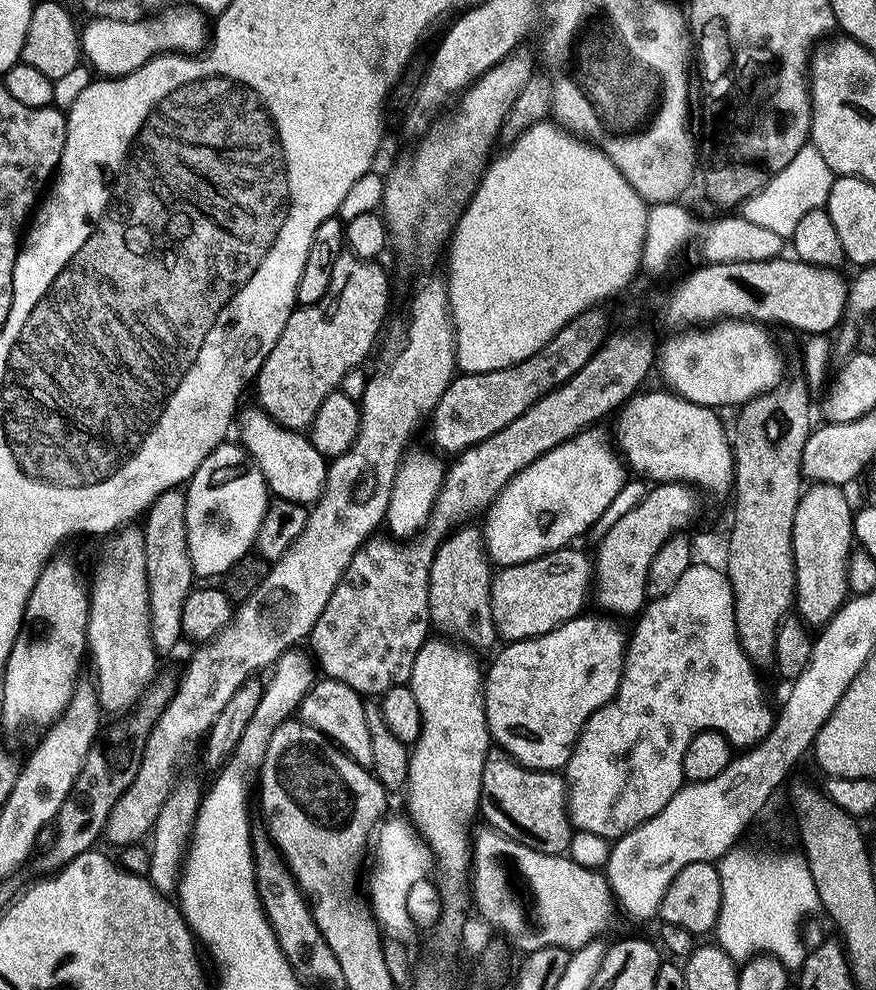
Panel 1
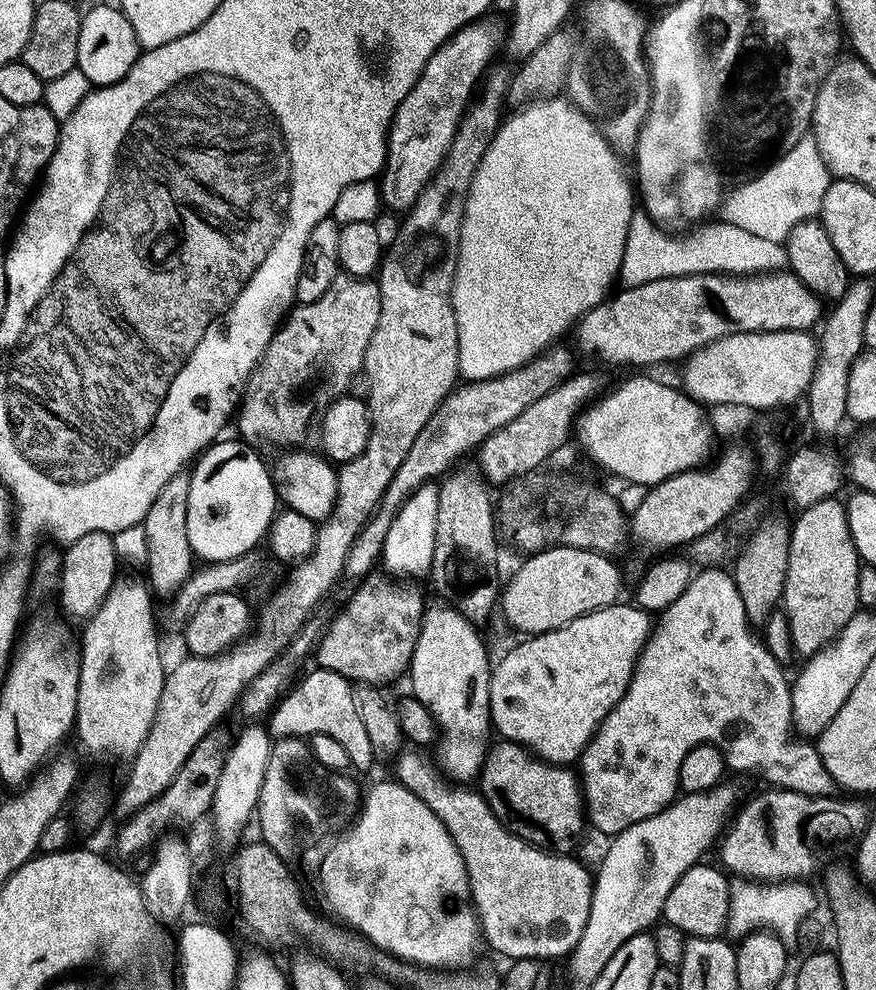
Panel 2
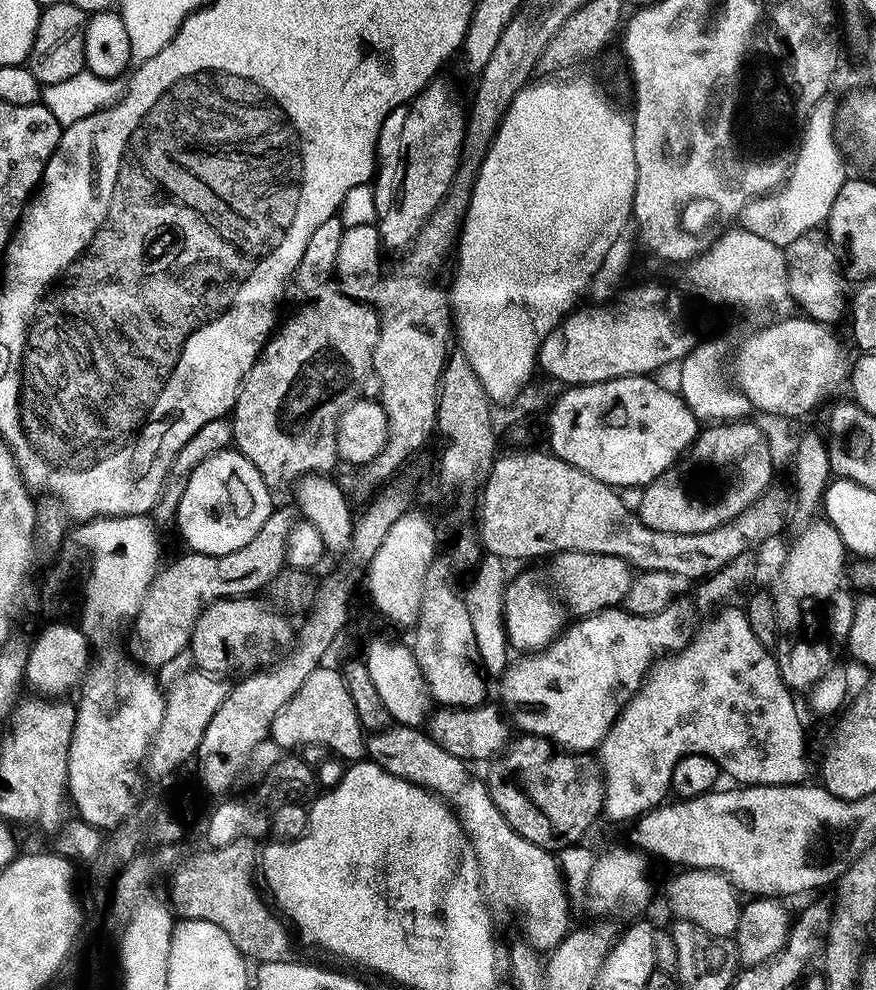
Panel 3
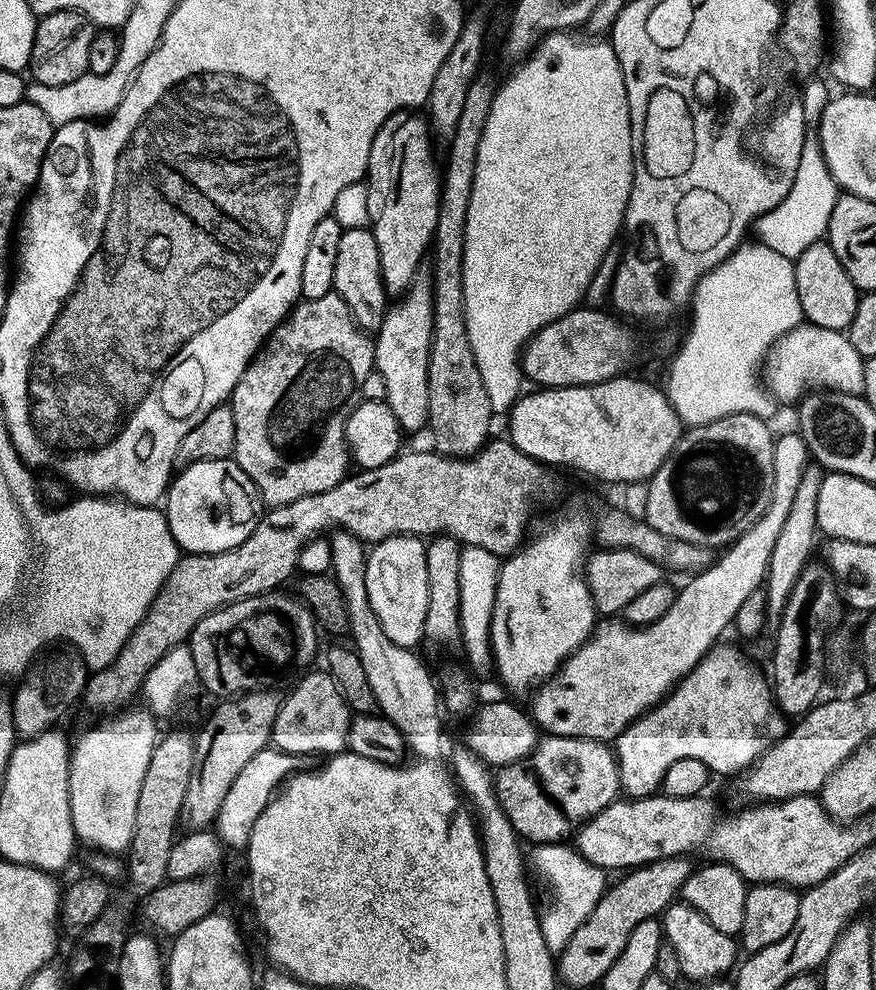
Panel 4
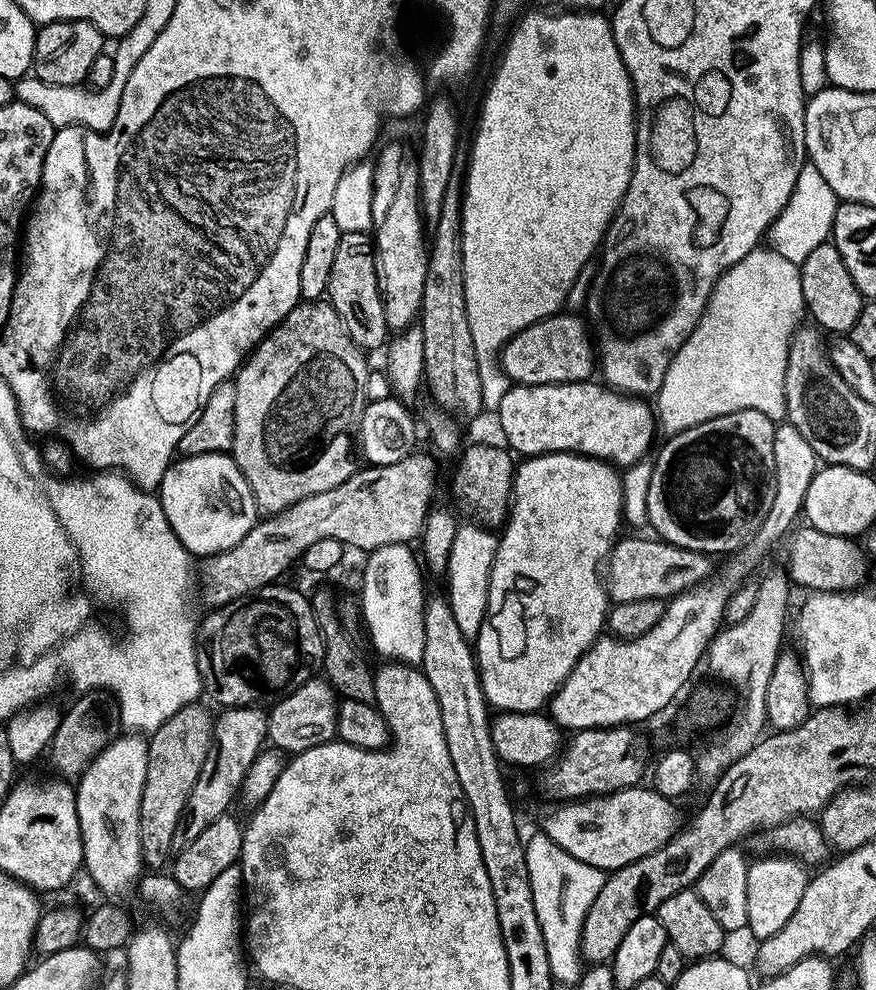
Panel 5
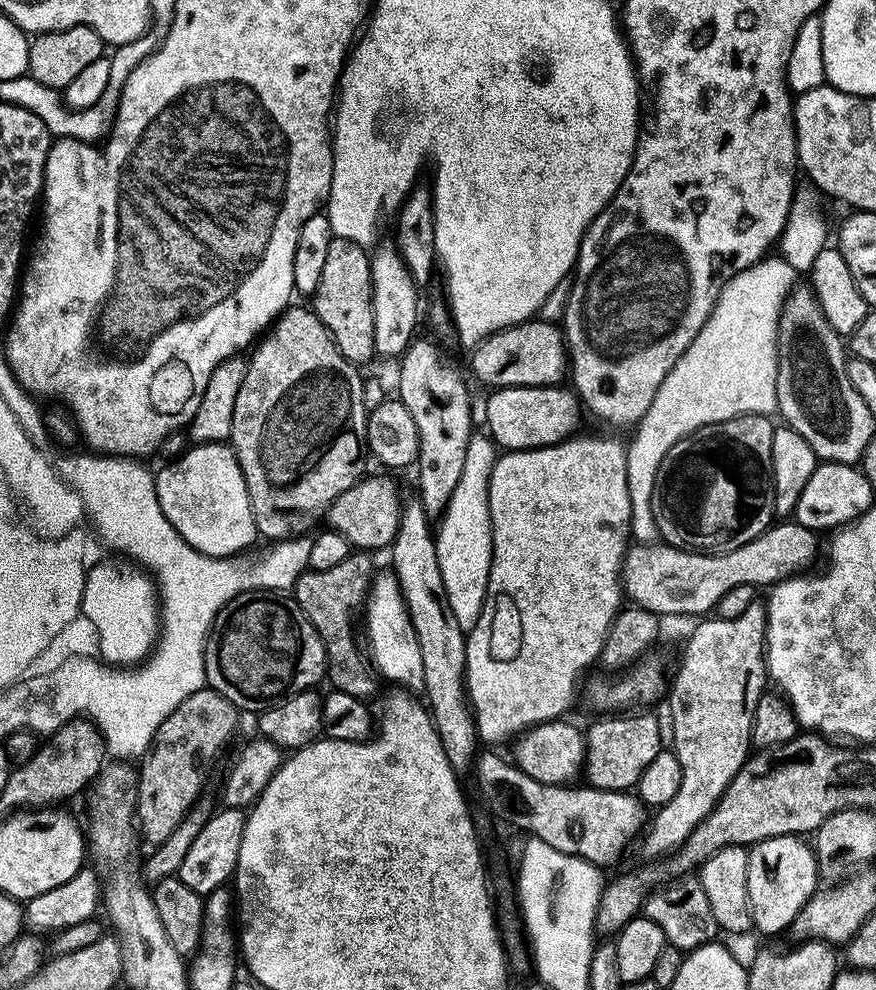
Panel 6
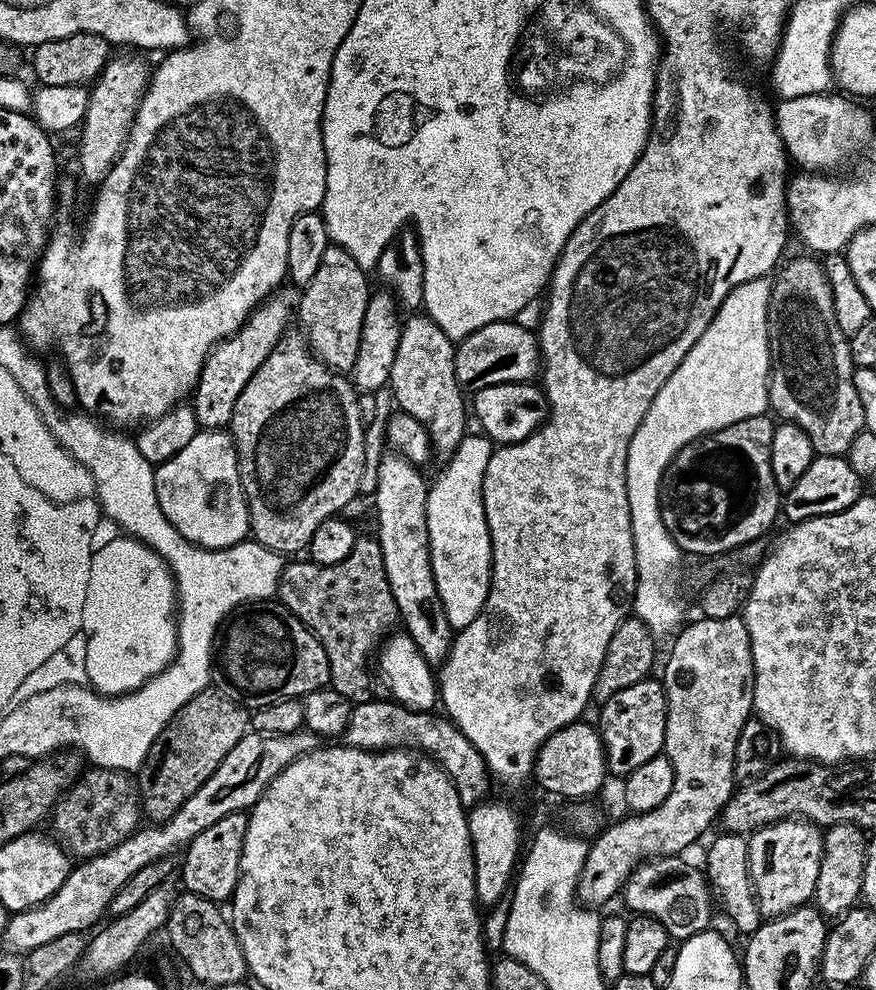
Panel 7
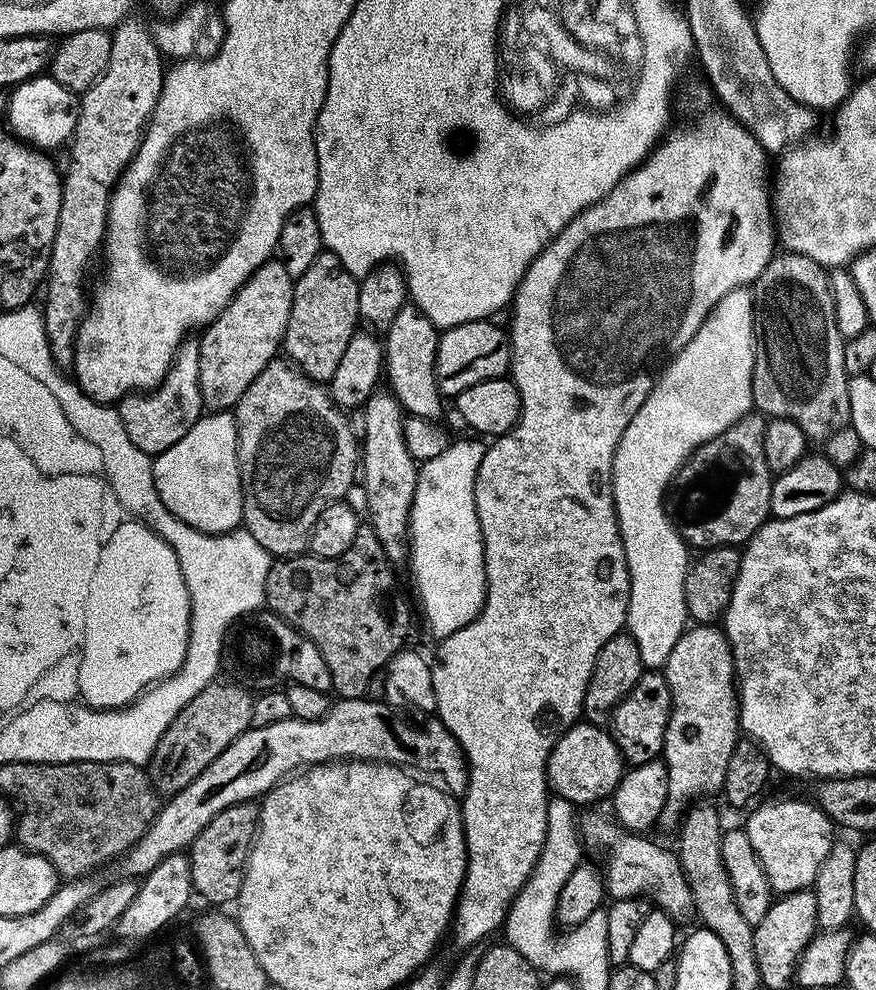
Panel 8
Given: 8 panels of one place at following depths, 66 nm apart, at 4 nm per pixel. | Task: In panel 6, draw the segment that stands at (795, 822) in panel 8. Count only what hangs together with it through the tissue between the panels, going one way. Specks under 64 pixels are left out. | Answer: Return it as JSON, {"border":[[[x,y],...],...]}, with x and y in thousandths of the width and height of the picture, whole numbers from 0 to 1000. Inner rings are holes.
{"border":[[[880,844],[854,857],[852,899],[860,938],[872,945],[898,942],[909,925],[934,899],[932,863],[921,847],[908,844]]]}

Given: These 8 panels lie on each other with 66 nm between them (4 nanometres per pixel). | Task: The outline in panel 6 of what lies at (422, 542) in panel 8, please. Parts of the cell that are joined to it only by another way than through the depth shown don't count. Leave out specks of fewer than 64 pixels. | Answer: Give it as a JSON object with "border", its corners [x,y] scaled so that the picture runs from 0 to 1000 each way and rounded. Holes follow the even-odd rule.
{"border":[[[540,439],[532,455],[532,471],[527,471],[527,483],[523,483],[523,491],[518,491],[514,507],[507,512],[507,520],[501,522],[495,537],[498,563],[505,576],[505,588],[509,592],[509,604],[514,604],[514,616],[518,616],[518,624],[523,624],[523,632],[527,632],[531,640],[538,638],[546,628],[557,599],[562,571],[557,484],[567,464],[567,449],[556,439]]]}

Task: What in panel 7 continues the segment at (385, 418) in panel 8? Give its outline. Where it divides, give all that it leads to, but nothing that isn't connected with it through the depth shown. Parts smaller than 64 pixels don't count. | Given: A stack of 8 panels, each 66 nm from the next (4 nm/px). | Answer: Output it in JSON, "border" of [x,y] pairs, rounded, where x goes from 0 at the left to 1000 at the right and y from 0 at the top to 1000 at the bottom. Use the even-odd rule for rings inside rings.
{"border":[[[442,459],[434,465],[429,473],[429,529],[434,534],[427,537],[428,544],[436,552],[436,564],[441,572],[441,582],[450,600],[455,625],[461,625],[460,637],[471,645],[473,652],[485,663],[492,673],[501,673],[511,665],[516,655],[518,635],[509,624],[509,616],[505,612],[505,604],[500,600],[500,592],[495,588],[495,576],[491,564],[491,543],[486,527],[486,507],[489,506],[490,486],[478,472],[458,459]]]}

